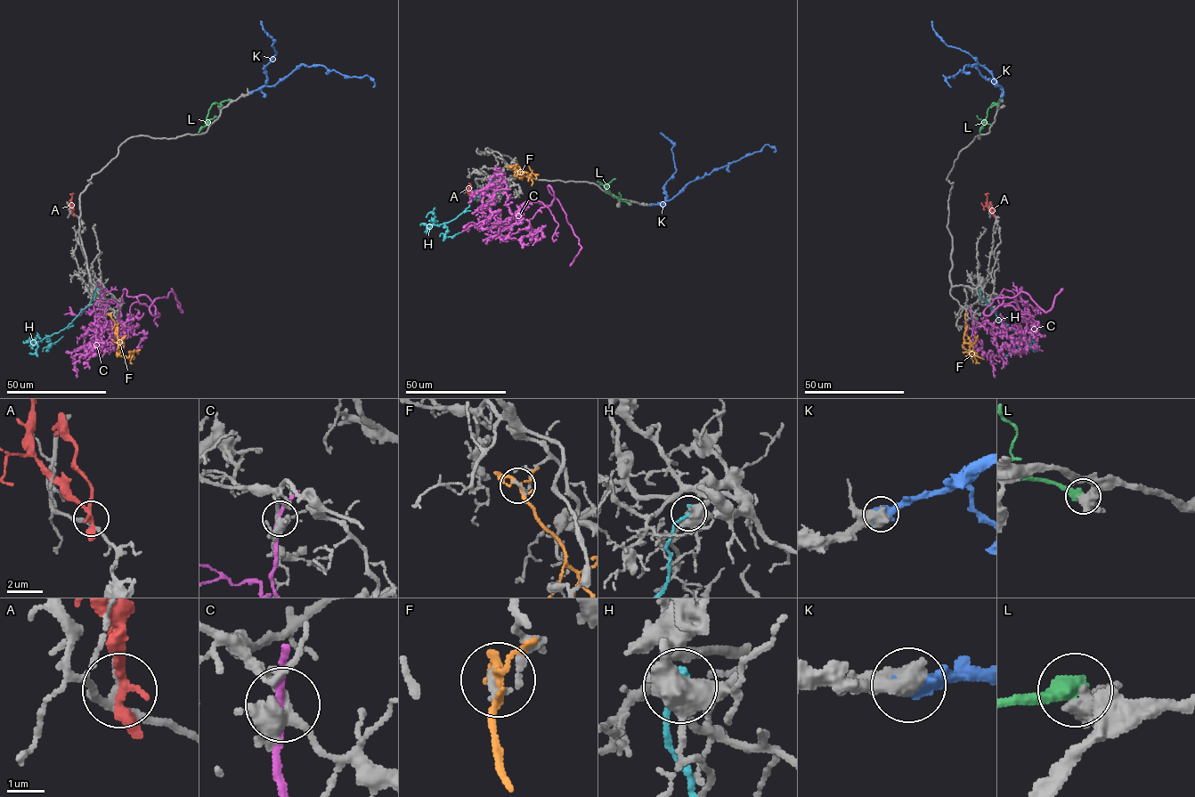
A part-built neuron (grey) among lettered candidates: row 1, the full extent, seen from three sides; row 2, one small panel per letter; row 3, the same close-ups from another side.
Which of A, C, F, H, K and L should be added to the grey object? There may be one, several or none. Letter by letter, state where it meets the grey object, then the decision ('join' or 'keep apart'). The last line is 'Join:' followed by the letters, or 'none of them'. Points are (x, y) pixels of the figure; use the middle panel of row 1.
A: contact (470, 196); keep apart
C: contact (503, 173); keep apart
F: contact (508, 166); keep apart
H: contact (495, 181); keep apart
K: contact (650, 205); join
L: contact (629, 203); keep apart
Join: K

